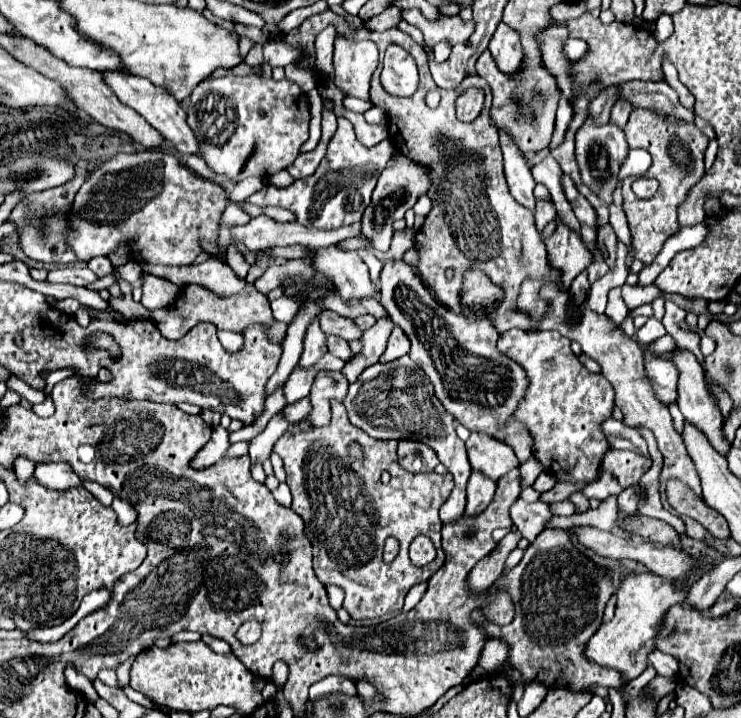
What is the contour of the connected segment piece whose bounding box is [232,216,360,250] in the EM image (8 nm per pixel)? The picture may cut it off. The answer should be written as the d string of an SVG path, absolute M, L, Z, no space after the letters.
M268 216L252 218L246 226L232 228L232 238L242 240L250 250L262 250L272 246L292 246L302 244L308 248L318 246L332 246L346 238L354 238L360 232L360 224L342 226L338 230L318 230L318 228L306 228L298 222L276 222Z

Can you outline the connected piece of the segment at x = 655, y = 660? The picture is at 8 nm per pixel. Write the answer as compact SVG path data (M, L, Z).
M654 650L654 654L650 654L648 660L656 668L656 672L662 676L674 676L678 672L678 660L670 658L668 654L662 654L660 650Z

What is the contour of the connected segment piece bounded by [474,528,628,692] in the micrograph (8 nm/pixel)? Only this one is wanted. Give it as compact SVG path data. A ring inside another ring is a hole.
M550 528L542 530L540 536L526 548L520 564L512 568L502 582L502 586L508 590L516 606L514 622L508 626L496 626L488 620L478 620L476 616L474 616L474 622L482 622L490 636L500 636L510 644L508 662L522 672L522 678L526 682L540 680L548 684L550 688L564 686L574 692L582 692L590 684L600 684L600 686L622 690L628 682L622 678L618 670L602 668L600 664L594 664L584 656L586 642L590 640L590 636L594 636L594 632L602 624L602 614L604 614L606 602L614 594L614 584L612 584L612 574L606 572L602 566L594 564L580 550L582 546L578 546L572 540L572 534L568 530L550 530Z

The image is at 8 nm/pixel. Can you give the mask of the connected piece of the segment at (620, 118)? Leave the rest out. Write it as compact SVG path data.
M618 100L618 102L614 104L614 108L612 108L612 118L610 118L610 120L612 120L614 124L618 124L620 128L624 128L626 122L628 122L630 112L632 112L632 104L630 104L628 100Z

